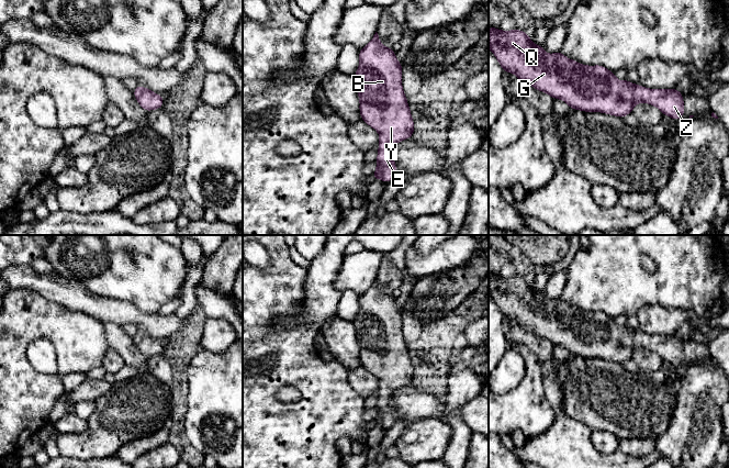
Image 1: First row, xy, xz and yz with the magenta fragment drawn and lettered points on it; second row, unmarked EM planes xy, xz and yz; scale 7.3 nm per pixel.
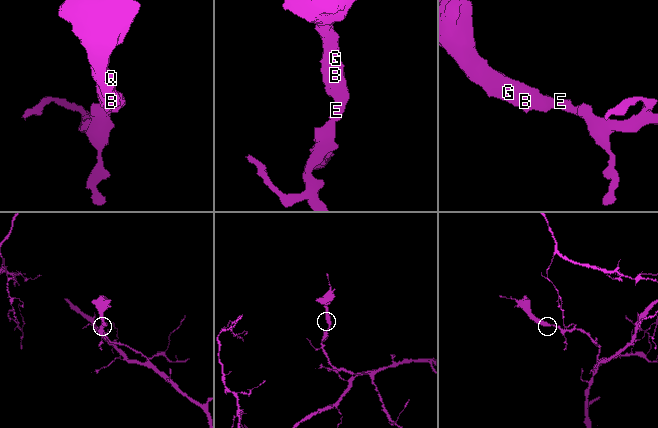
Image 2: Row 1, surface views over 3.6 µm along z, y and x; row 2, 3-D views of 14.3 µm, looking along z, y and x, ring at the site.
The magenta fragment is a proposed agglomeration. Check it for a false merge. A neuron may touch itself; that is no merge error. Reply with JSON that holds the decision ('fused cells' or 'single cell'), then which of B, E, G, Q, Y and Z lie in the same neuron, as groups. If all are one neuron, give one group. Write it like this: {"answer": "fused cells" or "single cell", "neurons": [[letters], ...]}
{"answer": "single cell", "neurons": [["B", "E", "G", "Q", "Y", "Z"]]}

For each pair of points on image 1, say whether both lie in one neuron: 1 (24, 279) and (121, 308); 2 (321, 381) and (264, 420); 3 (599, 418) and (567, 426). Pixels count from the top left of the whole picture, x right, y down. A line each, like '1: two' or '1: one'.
1: one
2: one
3: two

